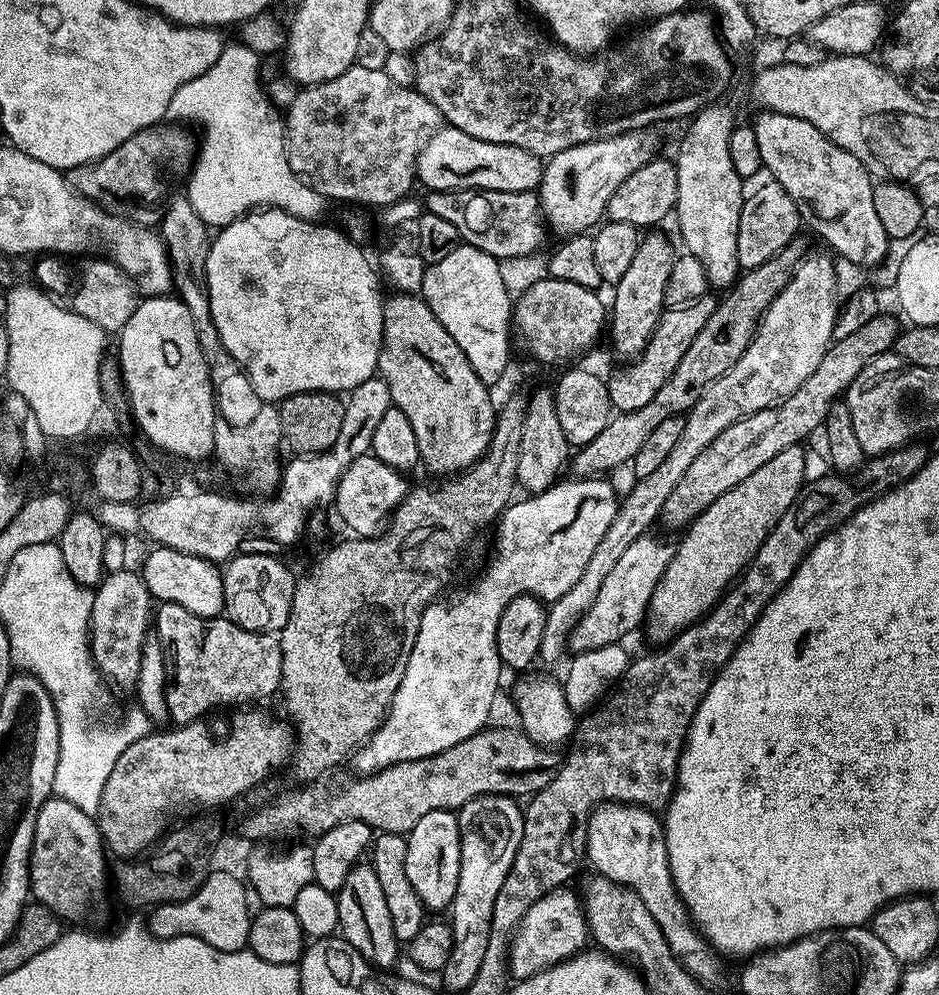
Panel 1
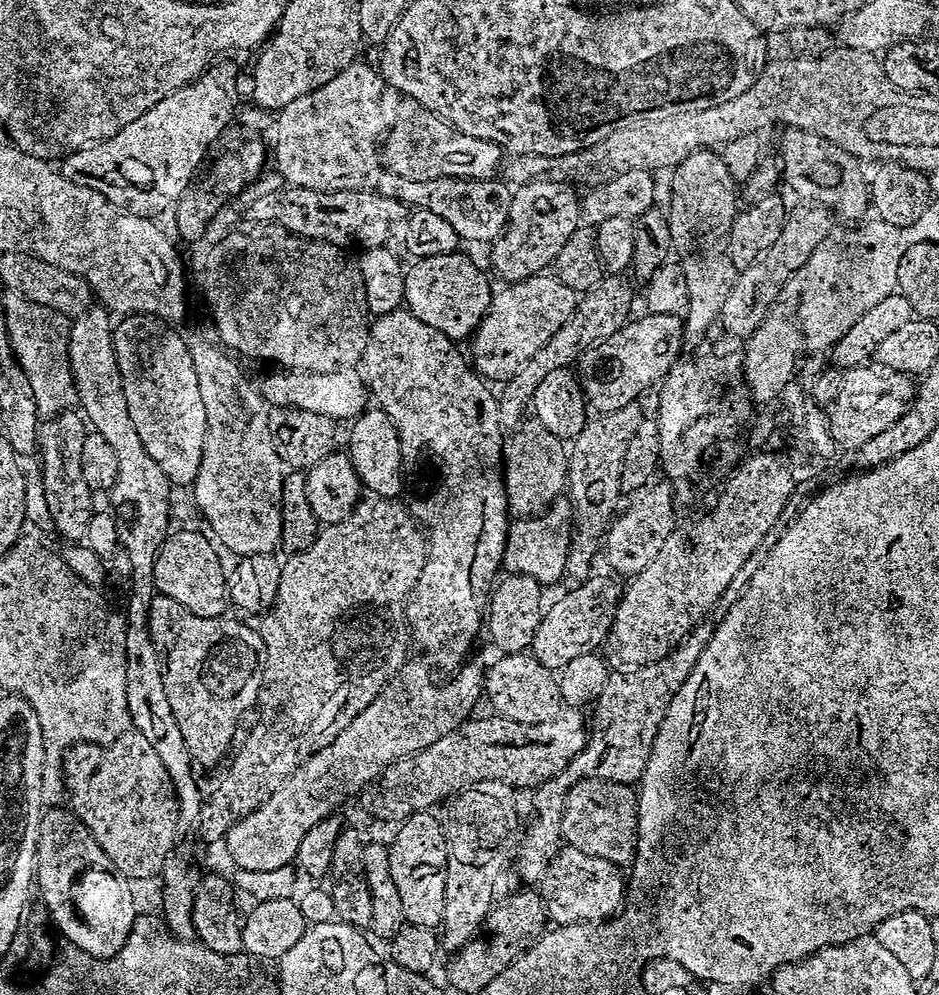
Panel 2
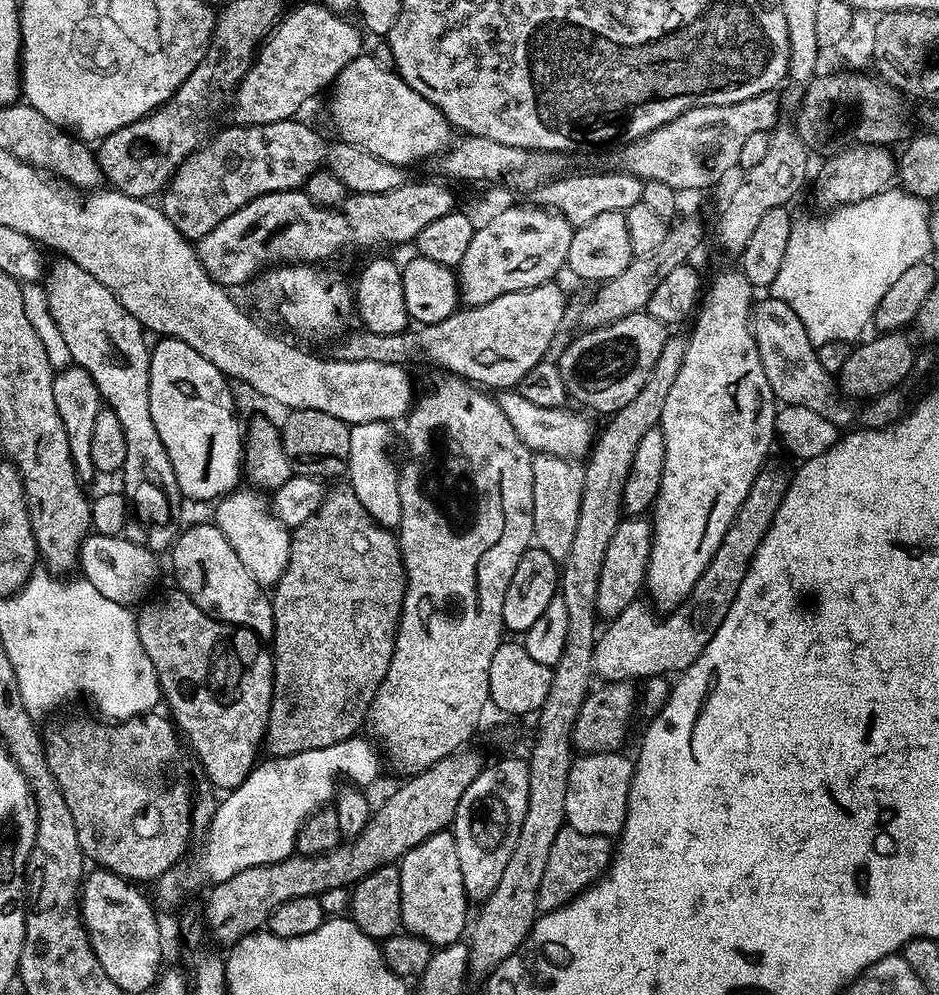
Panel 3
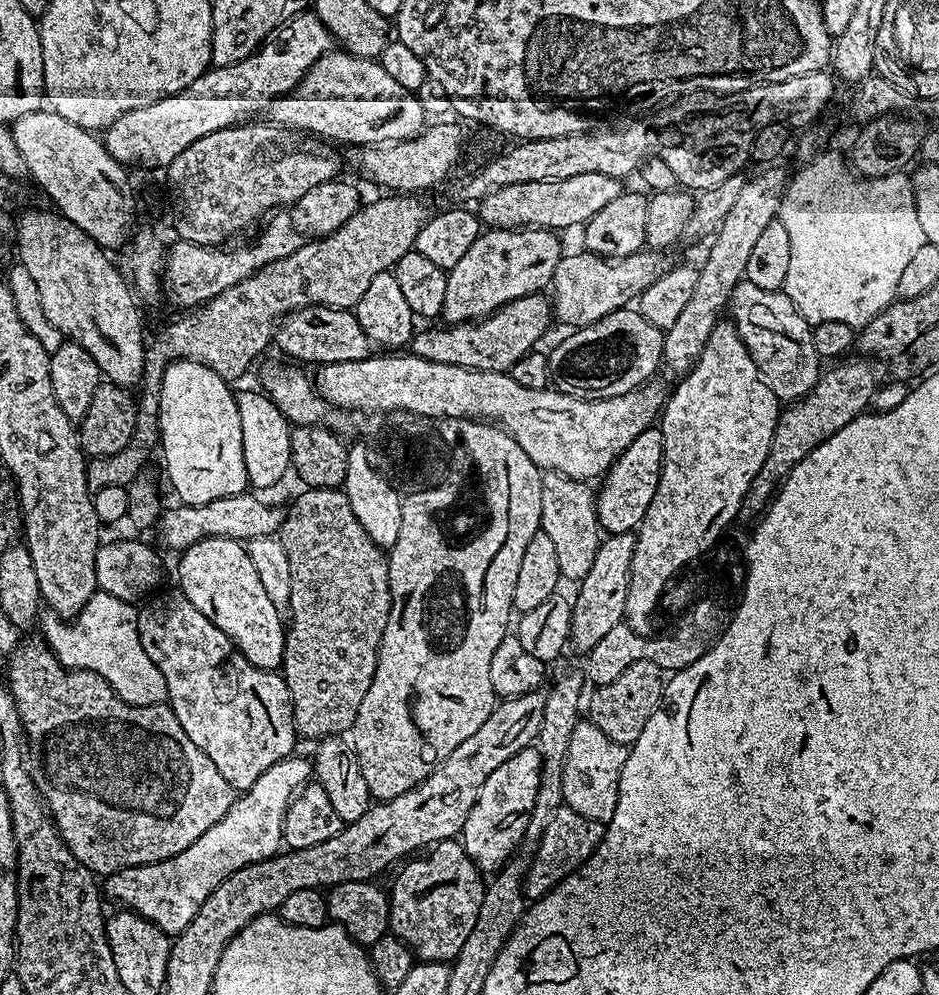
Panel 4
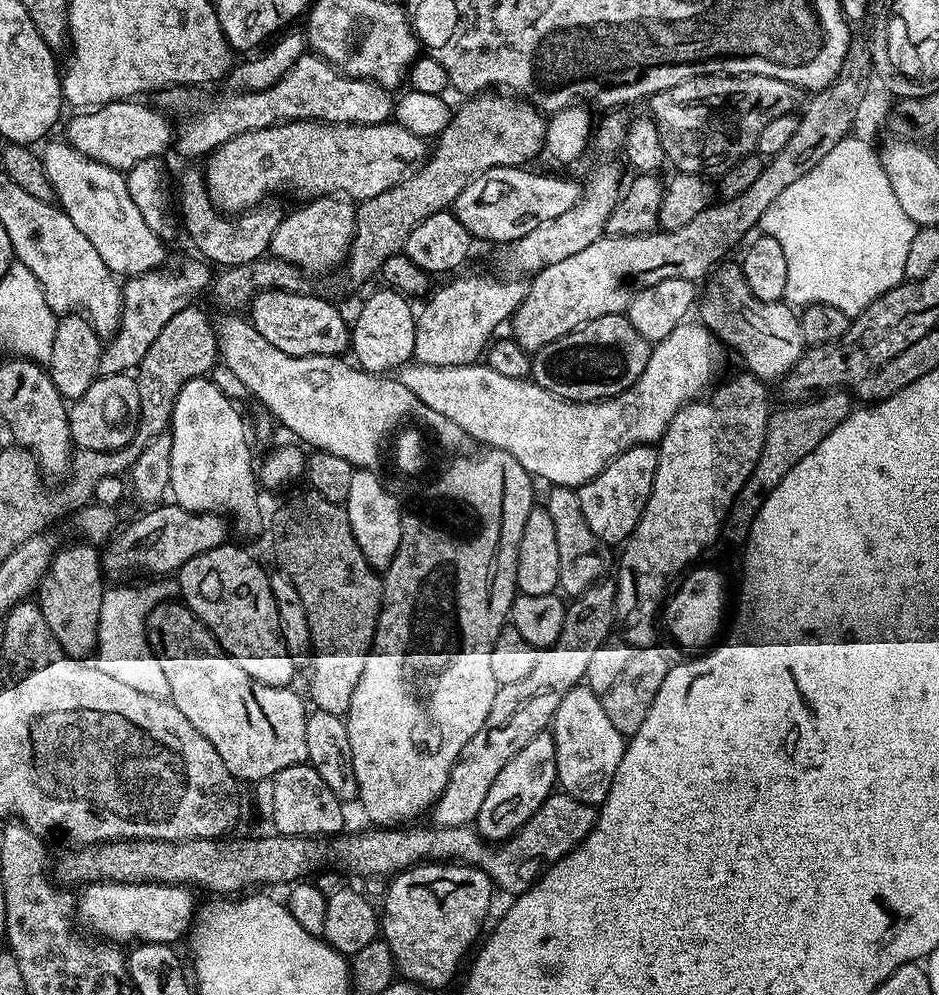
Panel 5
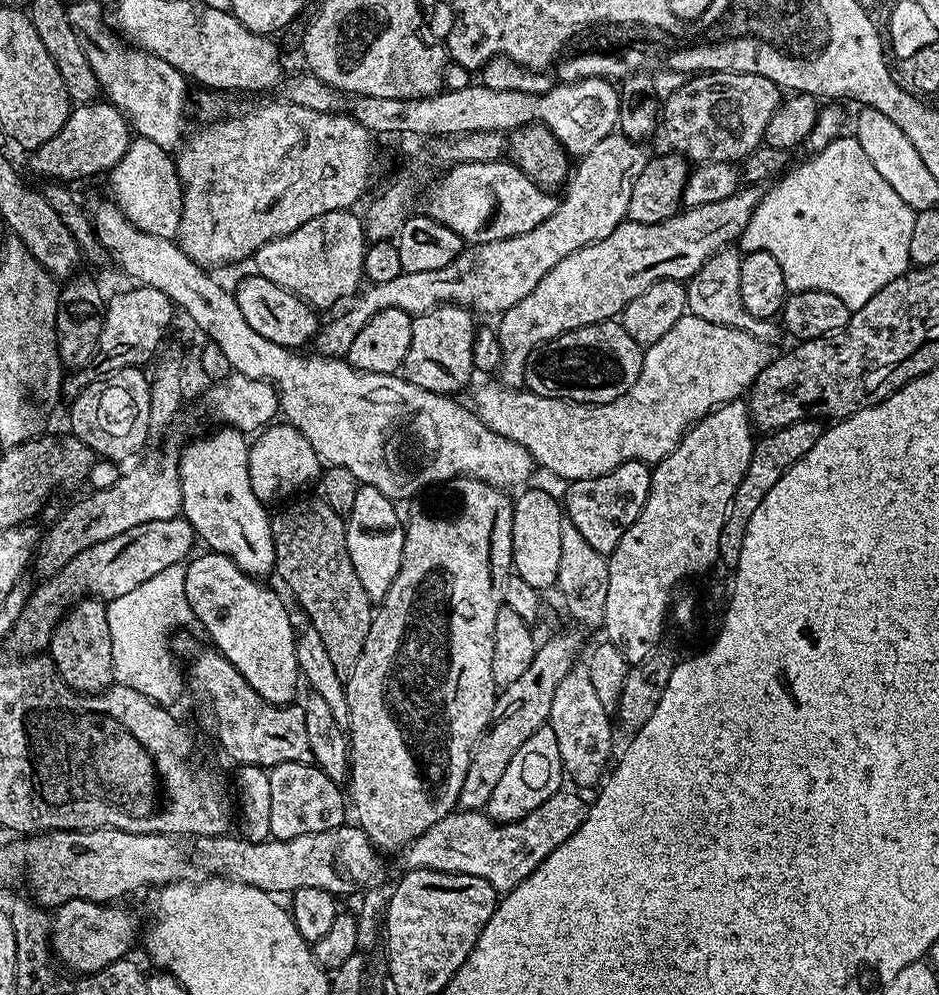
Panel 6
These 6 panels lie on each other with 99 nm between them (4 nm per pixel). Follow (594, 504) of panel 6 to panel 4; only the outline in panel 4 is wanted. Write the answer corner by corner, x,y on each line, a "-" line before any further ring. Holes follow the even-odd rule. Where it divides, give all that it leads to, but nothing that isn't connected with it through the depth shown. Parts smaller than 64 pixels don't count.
653,426
648,428
642,434
638,434
638,438
634,438
634,442
630,442
630,446
618,457
607,472
603,473
602,481
604,485
601,486
600,492
595,493
596,497
596,520
600,523
601,529
608,534
622,534
623,532
636,532
639,529
642,518
646,518
646,510
650,510
650,502
654,502
654,490
658,490
658,482
660,481
660,467
664,465
664,439
660,433
659,427

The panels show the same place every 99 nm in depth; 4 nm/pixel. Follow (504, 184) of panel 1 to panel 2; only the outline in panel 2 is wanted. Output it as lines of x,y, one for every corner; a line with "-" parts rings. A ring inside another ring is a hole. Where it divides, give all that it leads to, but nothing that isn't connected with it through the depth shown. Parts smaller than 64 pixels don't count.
412,106
409,112
395,117
386,137
386,158
391,171
402,178
414,178
414,182
430,182
430,178
474,178
490,180
501,171
502,149
500,145
474,138
458,130
449,120
443,120
429,108

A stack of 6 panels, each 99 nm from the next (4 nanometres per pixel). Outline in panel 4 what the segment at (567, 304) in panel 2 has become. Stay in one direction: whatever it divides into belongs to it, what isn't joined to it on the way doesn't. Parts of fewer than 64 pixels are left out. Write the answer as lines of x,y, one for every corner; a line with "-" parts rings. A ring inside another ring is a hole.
543,295
523,296
483,320
417,331
410,341
410,352
418,358
442,362
446,366
511,373
514,362
539,345
536,343
543,338
548,323
553,323
553,320
551,303
-
321,304
306,306
290,312
280,321
274,333
275,347
280,347
288,356
311,366
358,362
373,355
374,346
366,338
366,330
358,326
355,311
343,308
327,308

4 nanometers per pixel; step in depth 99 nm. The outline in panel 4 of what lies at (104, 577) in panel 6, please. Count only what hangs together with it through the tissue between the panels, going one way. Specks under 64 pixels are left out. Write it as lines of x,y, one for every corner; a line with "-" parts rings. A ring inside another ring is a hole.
245,490
230,498
218,498
214,502
206,502
199,505
181,505
168,510
165,509
156,527
161,542
181,552
194,545
195,542
206,538
230,538
247,542
257,540
263,536
275,537
279,533
284,521
285,509
276,504
267,504
259,500
259,495
-
254,495
254,496
251,496

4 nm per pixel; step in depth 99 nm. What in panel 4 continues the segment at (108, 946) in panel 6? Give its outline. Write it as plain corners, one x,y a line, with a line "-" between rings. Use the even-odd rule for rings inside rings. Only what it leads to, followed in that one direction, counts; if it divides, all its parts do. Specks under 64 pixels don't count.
293,754
282,762
276,762
237,798
229,812
206,832
198,842
186,846
182,854
153,864
139,864
123,868
107,877
102,884
105,897
117,900
117,905
137,912
158,930
174,938
190,922
194,914
214,894
214,890
230,874
242,870
248,864
269,860
281,851
284,839
284,815
293,796
313,779
311,759

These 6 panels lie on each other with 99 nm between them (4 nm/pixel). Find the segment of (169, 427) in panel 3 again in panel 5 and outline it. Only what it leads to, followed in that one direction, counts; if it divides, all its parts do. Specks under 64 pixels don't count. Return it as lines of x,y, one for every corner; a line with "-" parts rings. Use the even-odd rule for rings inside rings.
196,376
190,382
186,382
182,386
182,390
178,390
170,425
170,435
172,437
172,445
170,446
170,496
175,503
190,512
215,512
225,518
230,518
235,531
237,528
240,532
256,532
260,528
260,500
256,497
256,488
258,489
258,472
254,467
254,460
252,464
252,448
248,445
248,432
244,429
244,420
240,417
240,412
236,408
239,407
237,407
231,398
218,390
218,386
214,384
211,378

